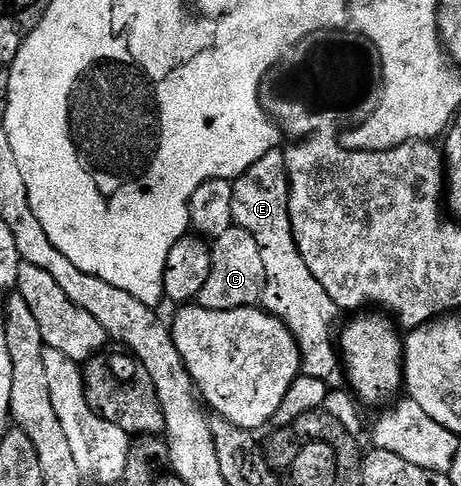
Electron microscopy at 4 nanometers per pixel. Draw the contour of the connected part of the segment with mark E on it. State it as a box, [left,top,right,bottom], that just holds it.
[233,148,345,387]

